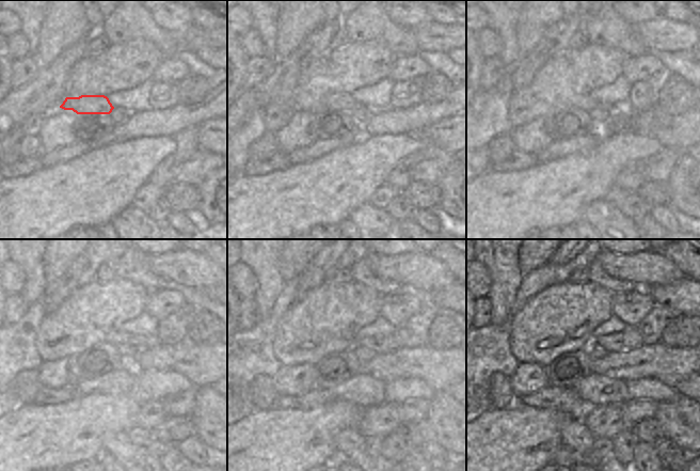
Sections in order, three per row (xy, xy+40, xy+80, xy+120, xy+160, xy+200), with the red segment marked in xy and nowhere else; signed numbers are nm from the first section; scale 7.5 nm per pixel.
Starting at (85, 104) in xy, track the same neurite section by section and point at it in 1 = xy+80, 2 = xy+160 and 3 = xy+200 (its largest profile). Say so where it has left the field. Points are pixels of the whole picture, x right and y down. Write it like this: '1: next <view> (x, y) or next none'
1: next xy+80 (586, 103)
2: next xy+160 (377, 344)
3: next xy+200 (629, 339)

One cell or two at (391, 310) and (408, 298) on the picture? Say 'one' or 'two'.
one

